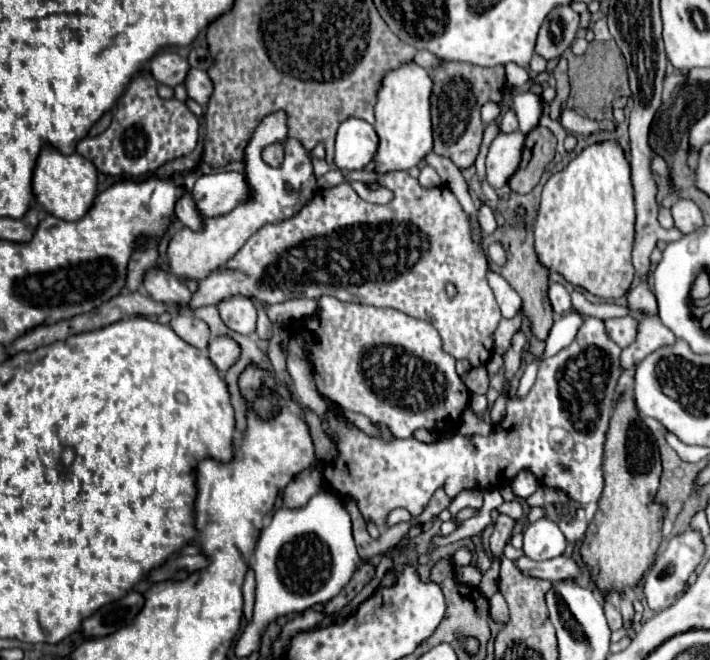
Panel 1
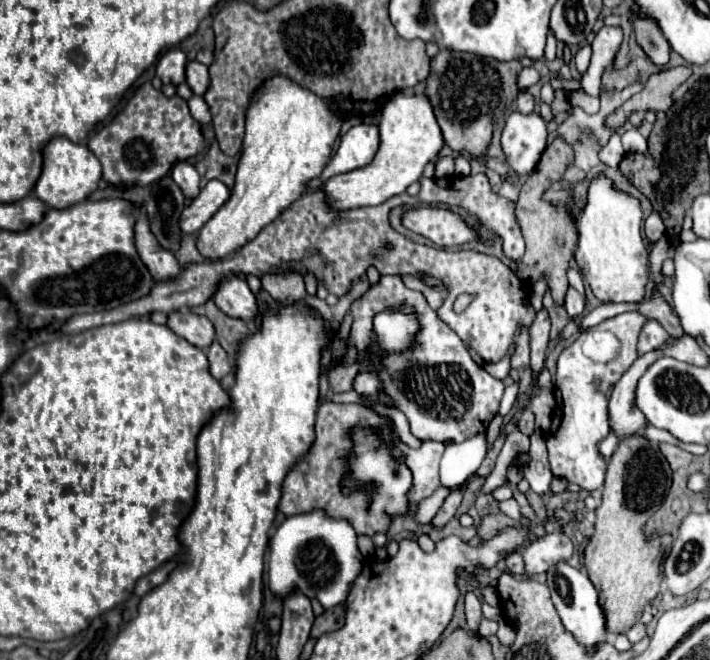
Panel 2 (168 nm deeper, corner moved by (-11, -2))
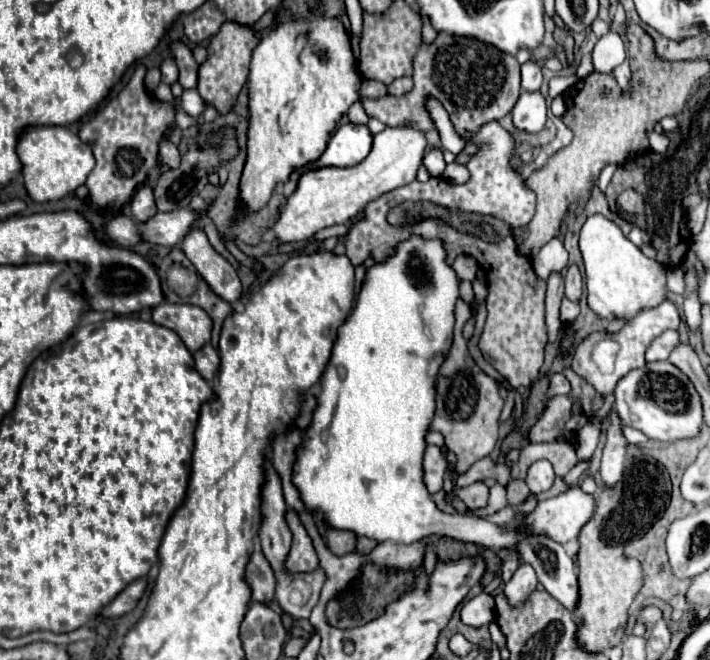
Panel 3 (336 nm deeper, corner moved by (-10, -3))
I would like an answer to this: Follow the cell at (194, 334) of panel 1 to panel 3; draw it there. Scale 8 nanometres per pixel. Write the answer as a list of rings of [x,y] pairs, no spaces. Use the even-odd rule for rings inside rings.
[[[160,304],[152,310],[154,324],[174,330],[190,352],[200,350],[210,342],[212,322],[210,316],[192,304]]]

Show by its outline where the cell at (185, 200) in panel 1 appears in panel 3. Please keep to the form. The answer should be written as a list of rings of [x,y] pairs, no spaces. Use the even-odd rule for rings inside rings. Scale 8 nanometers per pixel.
[[[166,138],[160,142],[160,160],[164,164],[168,164],[172,170],[176,170],[178,168],[178,162],[180,162],[178,148],[170,140],[166,140]]]

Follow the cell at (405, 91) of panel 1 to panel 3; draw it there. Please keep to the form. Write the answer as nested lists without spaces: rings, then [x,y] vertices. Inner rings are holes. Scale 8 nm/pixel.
[[[410,122],[406,126],[386,126],[382,132],[374,136],[372,152],[358,166],[322,168],[306,172],[300,178],[296,192],[284,202],[280,220],[272,224],[270,230],[282,242],[296,242],[310,238],[312,234],[326,226],[346,224],[358,212],[362,212],[366,204],[370,204],[374,198],[380,198],[382,194],[388,194],[398,186],[414,182],[426,146],[428,142],[424,132],[418,130],[416,126],[410,126]]]

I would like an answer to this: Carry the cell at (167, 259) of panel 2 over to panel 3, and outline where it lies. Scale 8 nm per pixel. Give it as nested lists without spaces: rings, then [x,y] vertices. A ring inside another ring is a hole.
[[[140,186],[136,196],[132,198],[132,214],[138,222],[148,222],[154,214],[156,214],[156,206],[154,206],[154,196],[152,190],[148,186]]]

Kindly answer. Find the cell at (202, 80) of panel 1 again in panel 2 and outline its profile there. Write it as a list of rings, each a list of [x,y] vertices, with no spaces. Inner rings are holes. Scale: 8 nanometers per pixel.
[[[189,61],[185,67],[185,83],[195,95],[203,95],[209,85],[209,71],[199,61]]]

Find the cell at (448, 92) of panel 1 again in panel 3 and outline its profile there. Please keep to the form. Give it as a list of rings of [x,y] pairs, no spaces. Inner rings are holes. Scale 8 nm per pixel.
[[[438,34],[432,44],[422,44],[414,58],[414,88],[396,98],[360,98],[368,116],[382,120],[386,126],[402,126],[404,122],[416,124],[418,130],[436,130],[434,120],[426,108],[430,98],[442,102],[444,110],[450,114],[454,130],[462,138],[478,132],[486,122],[504,118],[516,104],[520,96],[520,64],[514,56],[500,52],[498,48],[478,42],[474,38],[454,38]]]

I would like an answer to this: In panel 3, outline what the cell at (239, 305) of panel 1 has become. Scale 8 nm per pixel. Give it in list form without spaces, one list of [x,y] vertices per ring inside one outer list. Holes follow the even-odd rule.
[[[194,226],[192,232],[182,240],[182,252],[194,264],[210,290],[214,290],[214,294],[230,304],[240,300],[242,284],[236,270],[210,246],[200,226]]]

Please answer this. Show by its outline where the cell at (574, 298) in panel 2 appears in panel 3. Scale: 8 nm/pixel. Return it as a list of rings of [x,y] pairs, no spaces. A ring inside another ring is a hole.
[[[568,266],[566,270],[566,298],[572,302],[578,302],[582,296],[582,276],[576,266]]]

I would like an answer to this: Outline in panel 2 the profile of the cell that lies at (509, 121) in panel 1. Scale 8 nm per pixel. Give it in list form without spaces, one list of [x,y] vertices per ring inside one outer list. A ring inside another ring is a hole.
[[[521,89],[521,91],[519,91],[517,109],[519,109],[521,113],[531,113],[531,111],[535,109],[535,97],[533,97],[527,89]]]

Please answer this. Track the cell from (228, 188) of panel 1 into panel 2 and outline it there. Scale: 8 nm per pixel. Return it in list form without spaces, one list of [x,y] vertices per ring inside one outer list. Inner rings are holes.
[[[213,179],[209,181],[201,193],[187,205],[179,217],[179,229],[181,233],[197,233],[213,215],[215,211],[229,199],[229,189]]]

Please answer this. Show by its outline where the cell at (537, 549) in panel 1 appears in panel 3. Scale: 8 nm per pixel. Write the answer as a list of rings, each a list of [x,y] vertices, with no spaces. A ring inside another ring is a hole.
[[[520,564],[520,568],[514,572],[512,580],[504,584],[504,594],[508,596],[510,604],[520,604],[526,600],[526,596],[538,586],[538,578],[532,566]]]

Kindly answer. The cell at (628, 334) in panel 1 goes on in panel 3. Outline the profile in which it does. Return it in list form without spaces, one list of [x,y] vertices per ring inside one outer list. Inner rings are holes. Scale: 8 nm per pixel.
[[[666,330],[646,350],[646,362],[656,362],[656,360],[666,360],[672,348],[678,344],[678,332],[676,330]]]

